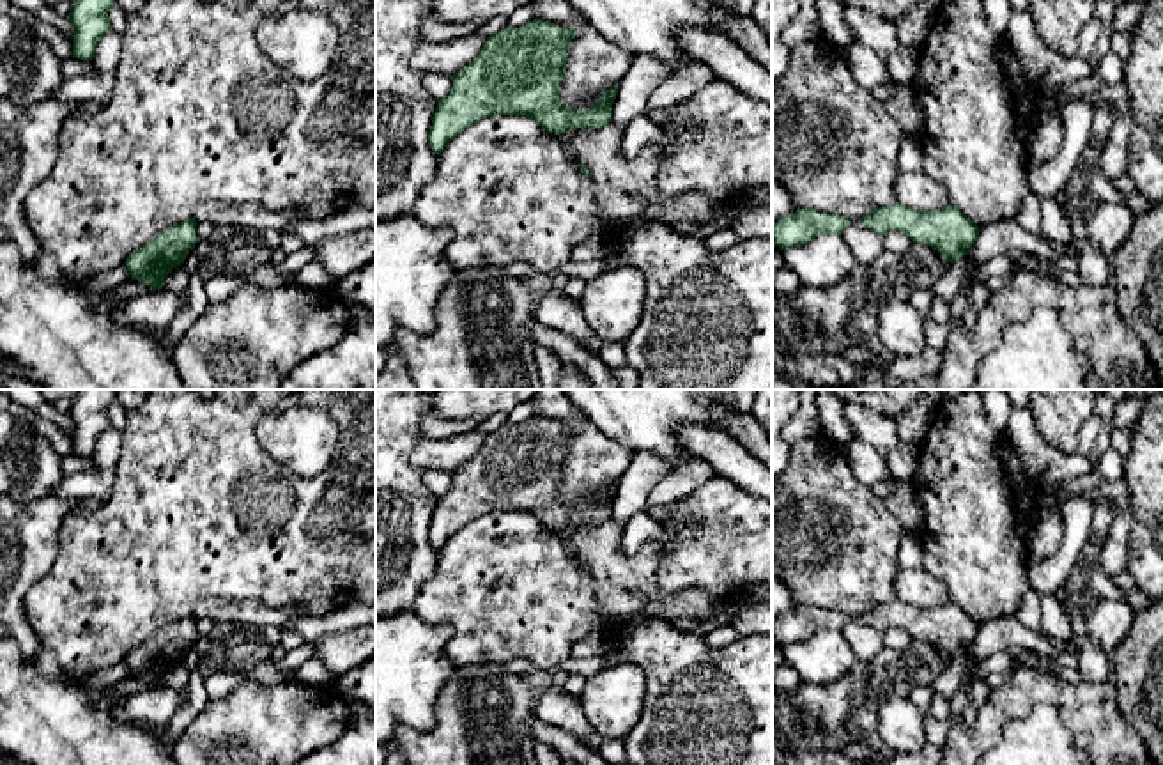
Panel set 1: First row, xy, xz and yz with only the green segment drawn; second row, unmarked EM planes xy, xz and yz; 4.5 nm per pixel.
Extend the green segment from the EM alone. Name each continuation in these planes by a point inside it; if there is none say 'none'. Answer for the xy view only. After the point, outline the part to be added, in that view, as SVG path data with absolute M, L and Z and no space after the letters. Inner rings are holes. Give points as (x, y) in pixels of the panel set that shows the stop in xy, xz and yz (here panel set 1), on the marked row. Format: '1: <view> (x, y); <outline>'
none

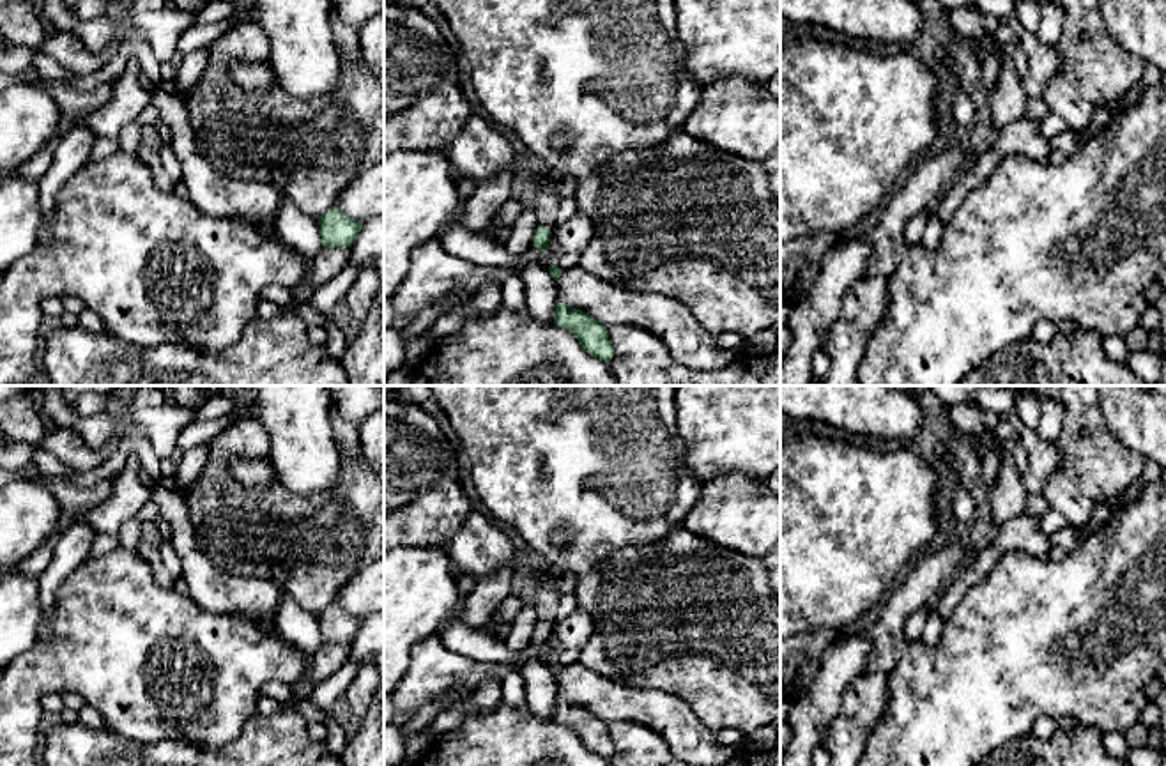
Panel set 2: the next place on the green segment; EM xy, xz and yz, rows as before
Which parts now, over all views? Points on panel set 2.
1: xz (547, 204); M538 188L533 203L538 225L552 232L561 221L561 205L563 196L559 195L557 188Z

